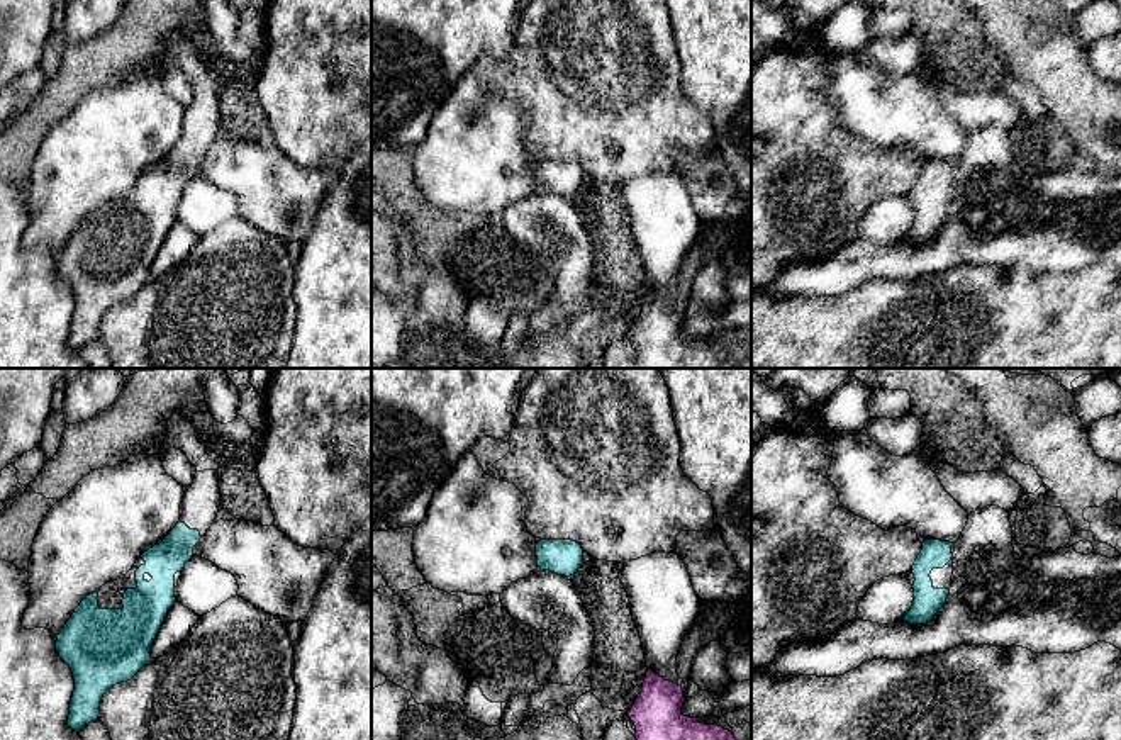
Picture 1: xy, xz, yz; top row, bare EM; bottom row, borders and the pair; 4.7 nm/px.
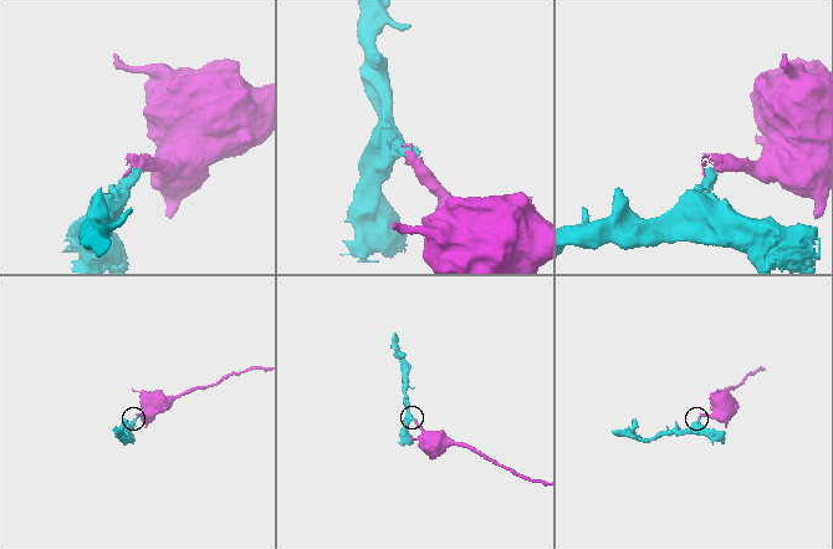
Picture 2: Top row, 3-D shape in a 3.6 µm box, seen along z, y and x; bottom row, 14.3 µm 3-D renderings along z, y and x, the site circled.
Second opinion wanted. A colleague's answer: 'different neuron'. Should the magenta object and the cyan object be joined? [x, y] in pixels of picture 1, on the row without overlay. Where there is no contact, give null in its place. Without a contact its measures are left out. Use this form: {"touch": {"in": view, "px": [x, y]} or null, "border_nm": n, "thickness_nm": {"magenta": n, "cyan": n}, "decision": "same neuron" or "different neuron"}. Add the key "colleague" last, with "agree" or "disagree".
{"touch": {"in": "xy", "px": [163, 158]}, "border_nm": 100, "thickness_nm": {"magenta": 20, "cyan": 170}, "decision": "different neuron", "colleague": "agree"}

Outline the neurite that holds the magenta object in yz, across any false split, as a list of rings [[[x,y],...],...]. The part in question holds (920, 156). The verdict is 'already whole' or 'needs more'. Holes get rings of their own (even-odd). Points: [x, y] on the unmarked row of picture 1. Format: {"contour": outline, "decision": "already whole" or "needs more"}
{"contour": [[[751,0],[751,29],[780,51],[834,63],[828,97],[850,132],[885,151],[912,148],[921,163],[958,161],[968,132],[945,110],[919,71],[895,76],[878,66],[867,48],[833,51],[819,31],[799,29],[794,14],[773,10],[763,0]]], "decision": "needs more"}

